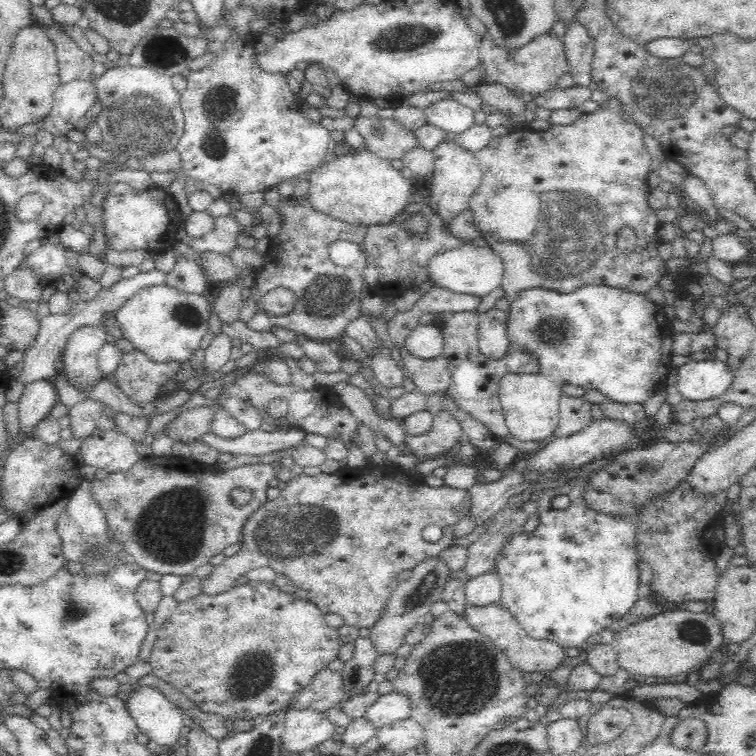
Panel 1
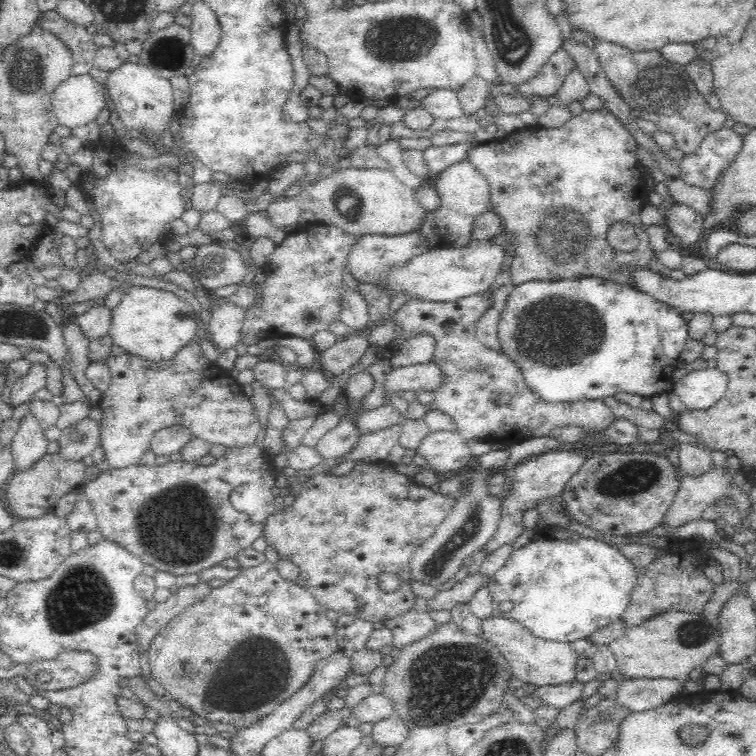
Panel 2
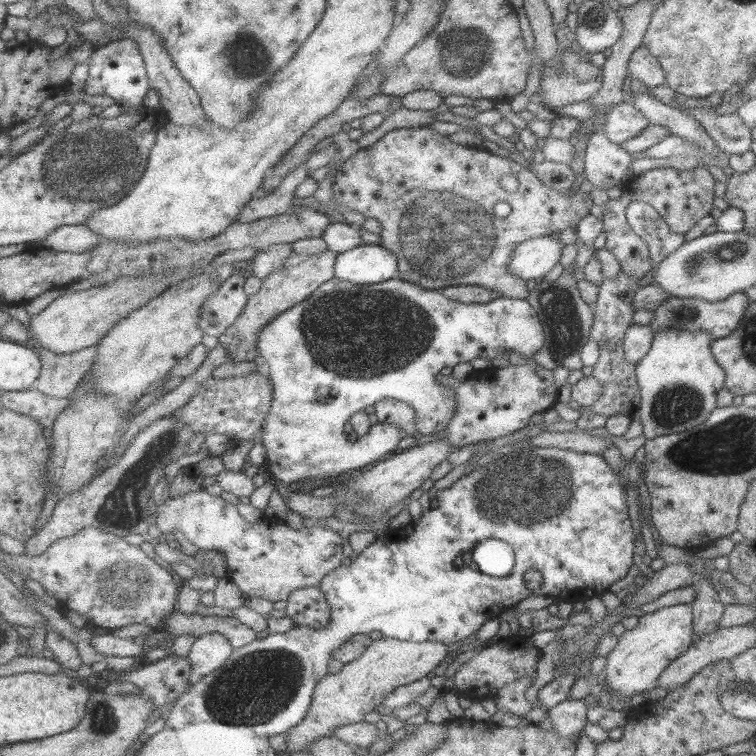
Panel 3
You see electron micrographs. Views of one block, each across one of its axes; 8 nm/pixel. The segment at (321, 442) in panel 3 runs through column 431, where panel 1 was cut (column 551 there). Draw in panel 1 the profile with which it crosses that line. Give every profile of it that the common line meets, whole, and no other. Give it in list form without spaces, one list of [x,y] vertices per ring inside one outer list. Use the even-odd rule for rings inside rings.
[[[582,284],[572,292],[534,287],[520,290],[511,300],[506,320],[509,344],[525,348],[538,358],[536,373],[512,373],[500,382],[500,403],[509,431],[520,440],[544,441],[559,425],[564,386],[594,389],[609,400],[620,403],[644,403],[668,384],[673,356],[674,330],[664,310],[646,295],[606,284]]]

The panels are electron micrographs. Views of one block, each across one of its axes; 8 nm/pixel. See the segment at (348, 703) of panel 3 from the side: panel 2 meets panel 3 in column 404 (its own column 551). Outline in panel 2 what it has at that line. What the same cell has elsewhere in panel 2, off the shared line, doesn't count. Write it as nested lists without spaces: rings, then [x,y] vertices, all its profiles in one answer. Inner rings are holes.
[[[490,616],[482,622],[484,640],[495,644],[506,659],[511,676],[532,686],[576,684],[576,662],[578,654],[570,643],[544,640],[530,632],[523,624],[497,616]]]

